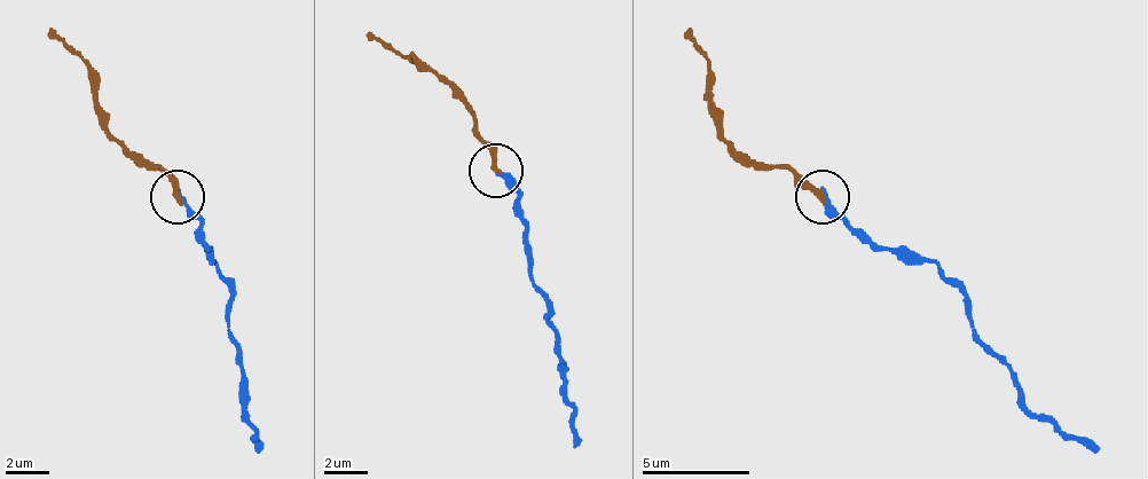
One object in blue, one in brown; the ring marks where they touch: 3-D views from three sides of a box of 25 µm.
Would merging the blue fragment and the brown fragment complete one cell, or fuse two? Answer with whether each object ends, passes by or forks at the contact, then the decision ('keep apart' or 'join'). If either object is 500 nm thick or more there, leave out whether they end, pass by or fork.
blue ends; brown ends; join

